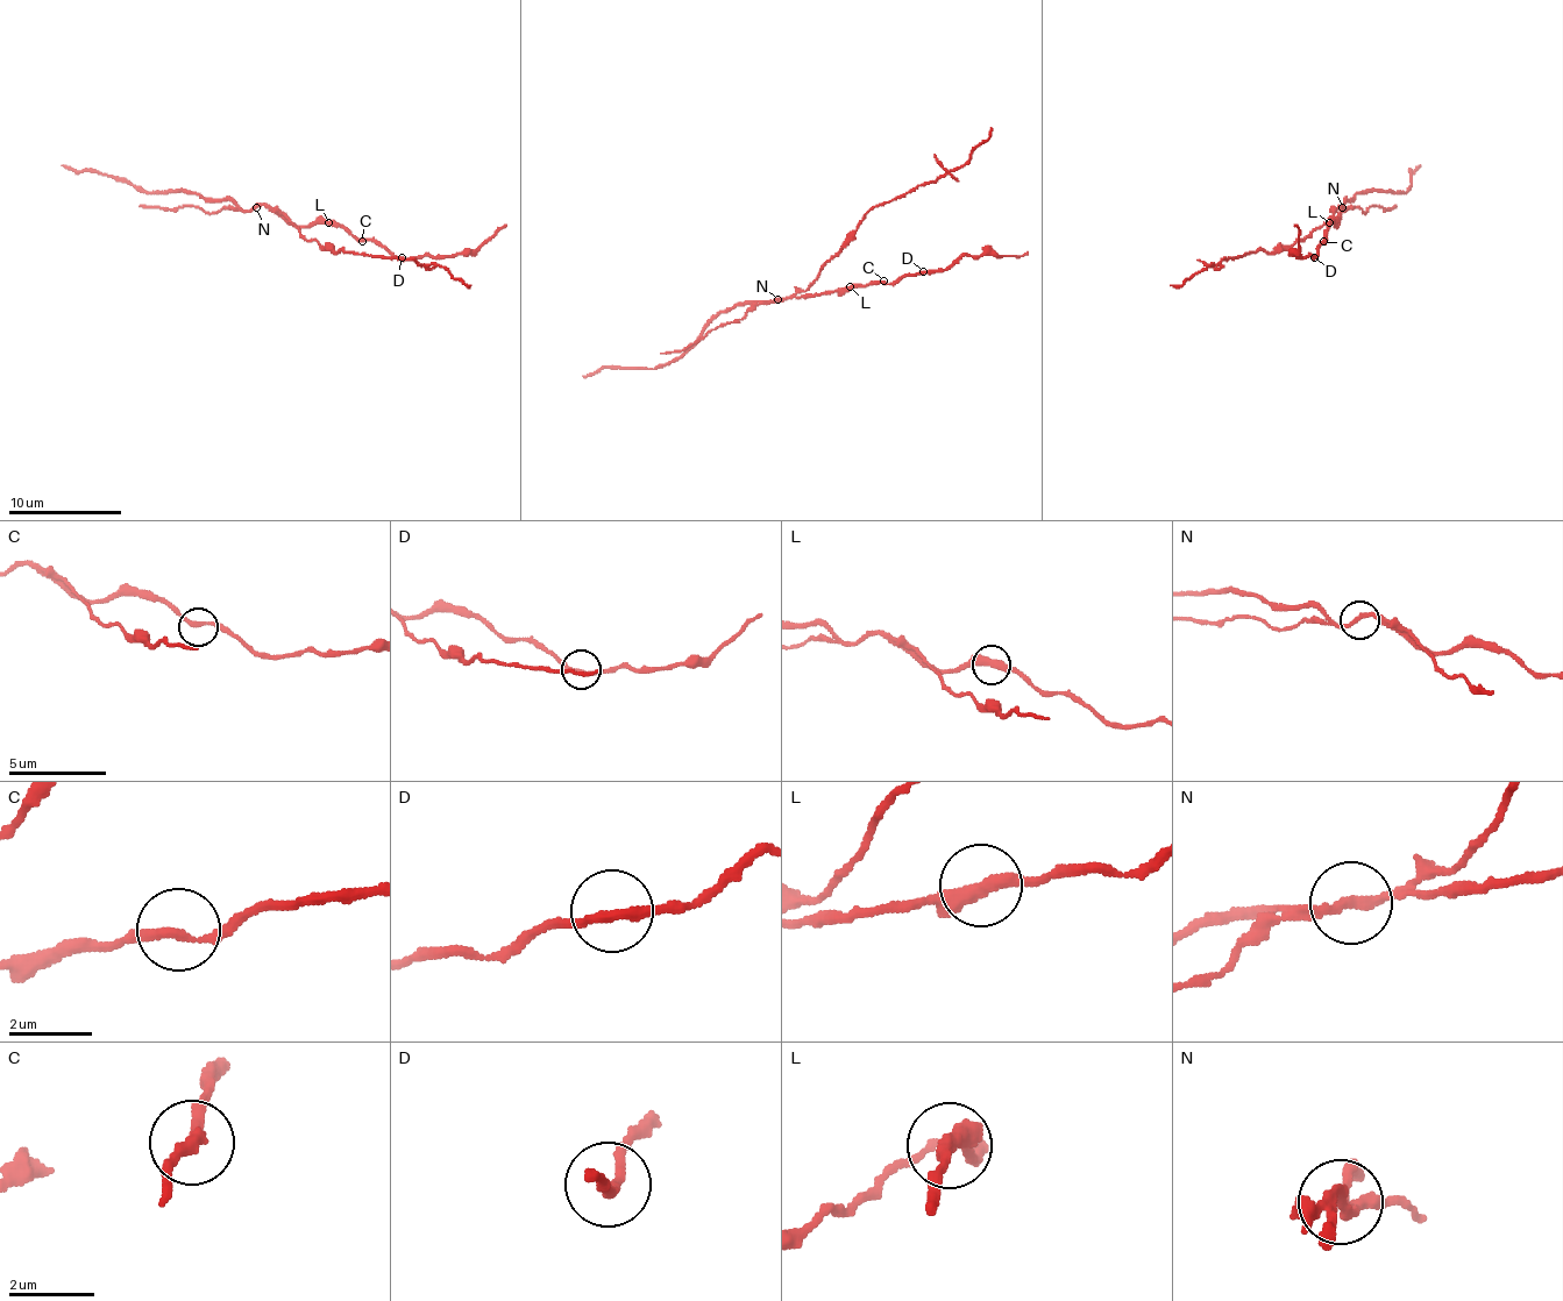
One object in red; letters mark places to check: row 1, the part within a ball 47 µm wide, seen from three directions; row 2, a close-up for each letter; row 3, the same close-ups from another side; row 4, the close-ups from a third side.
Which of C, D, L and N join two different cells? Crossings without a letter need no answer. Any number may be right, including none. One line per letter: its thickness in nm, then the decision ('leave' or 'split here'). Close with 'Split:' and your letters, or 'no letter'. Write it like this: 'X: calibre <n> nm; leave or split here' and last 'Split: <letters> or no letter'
C: calibre 200 nm; leave
D: calibre 240 nm; leave
L: calibre 320 nm; leave
N: calibre 220 nm; split here
Split: N

